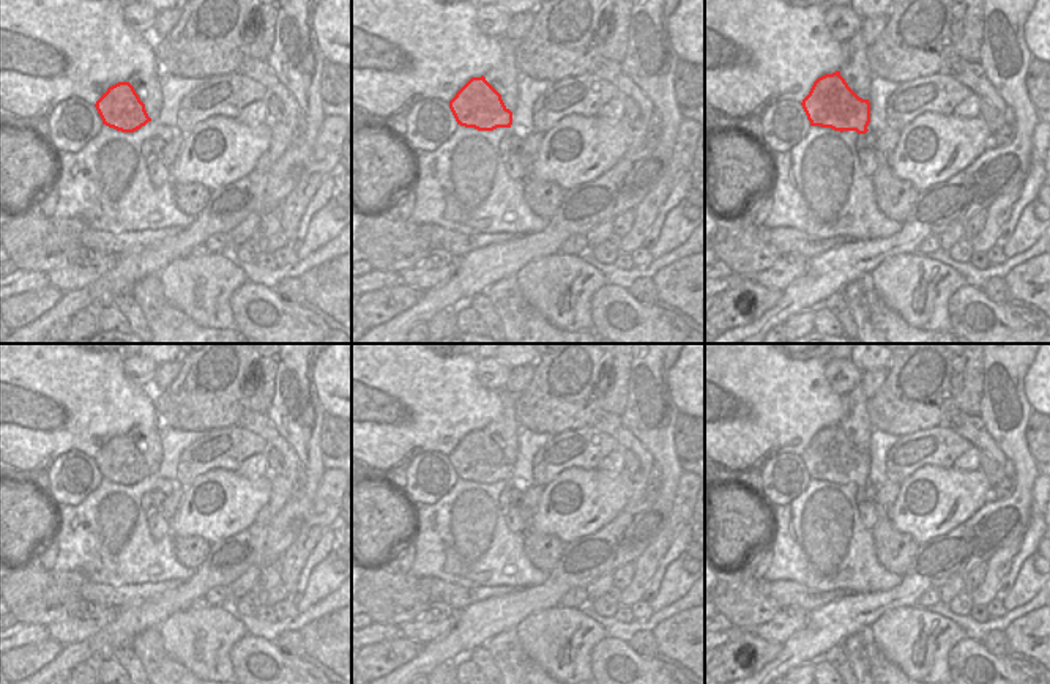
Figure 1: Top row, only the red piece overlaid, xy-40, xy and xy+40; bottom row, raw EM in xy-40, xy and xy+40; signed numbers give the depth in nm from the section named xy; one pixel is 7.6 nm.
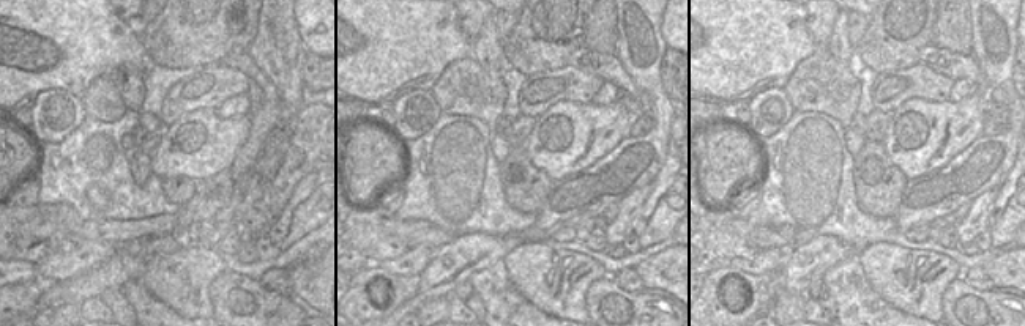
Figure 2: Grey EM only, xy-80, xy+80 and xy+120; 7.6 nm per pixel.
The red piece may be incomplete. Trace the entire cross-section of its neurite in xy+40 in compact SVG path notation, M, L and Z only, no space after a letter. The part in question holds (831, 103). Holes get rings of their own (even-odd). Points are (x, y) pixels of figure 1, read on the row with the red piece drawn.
M840 71L818 77L801 102L810 126L834 131L856 131L858 151L866 147L870 123L870 102L859 98L840 76Z

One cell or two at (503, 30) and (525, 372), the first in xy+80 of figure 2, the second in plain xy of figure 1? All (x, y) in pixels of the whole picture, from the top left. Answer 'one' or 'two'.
one

